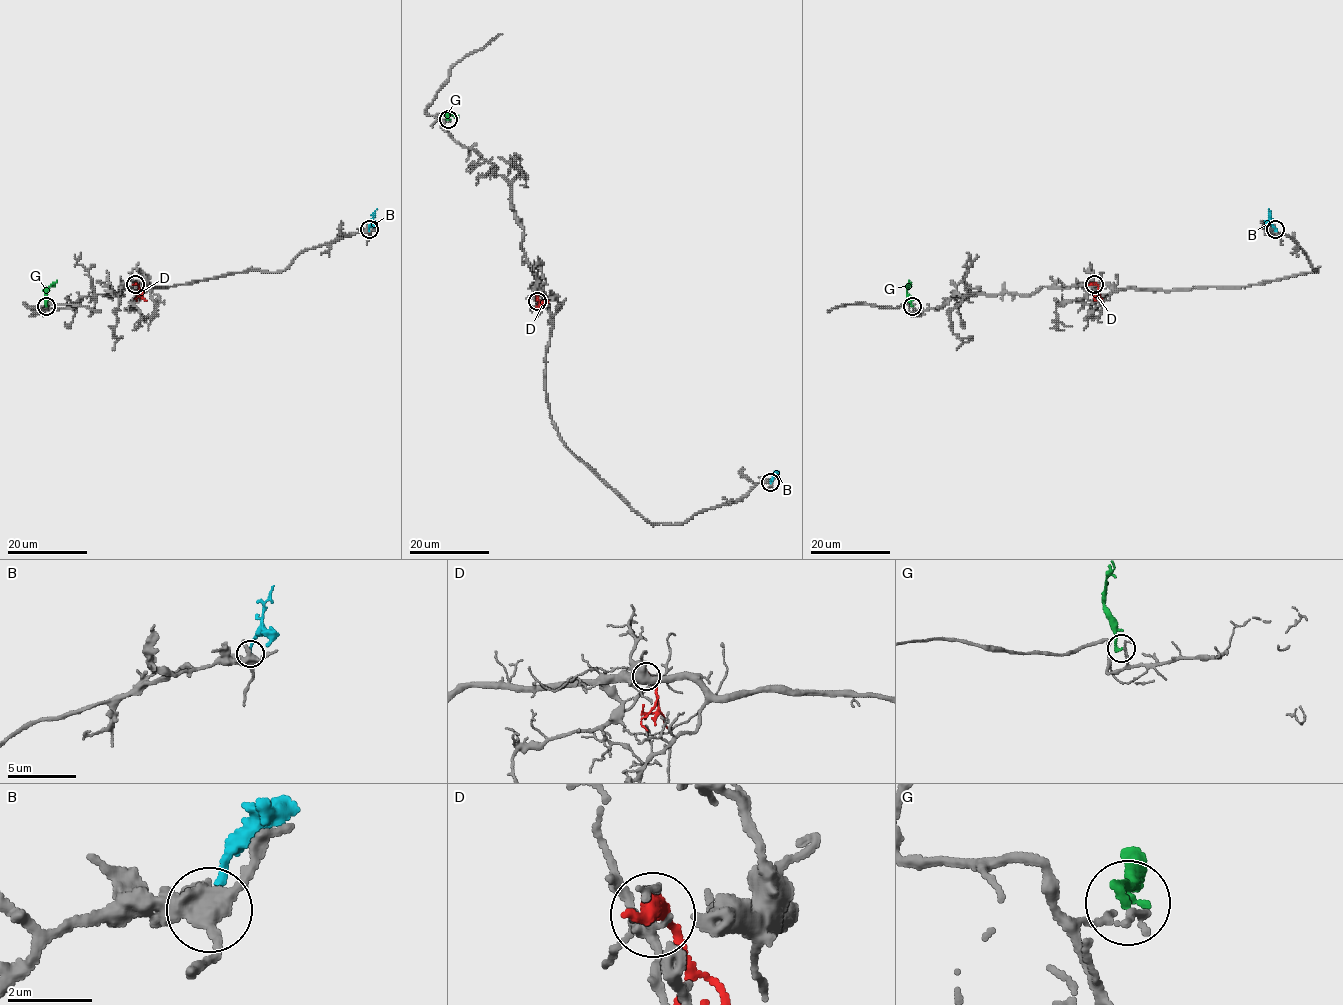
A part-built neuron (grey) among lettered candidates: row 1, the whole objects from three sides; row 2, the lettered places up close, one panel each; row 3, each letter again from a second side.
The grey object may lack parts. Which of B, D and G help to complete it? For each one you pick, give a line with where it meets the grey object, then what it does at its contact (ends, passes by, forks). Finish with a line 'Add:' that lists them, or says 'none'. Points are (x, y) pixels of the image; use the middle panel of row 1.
Add: none

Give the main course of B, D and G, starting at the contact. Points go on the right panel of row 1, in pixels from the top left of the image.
B: (1275, 229), (1270, 223), (1268, 209)
D: (1094, 284), (1097, 286), (1095, 300)
G: (912, 306), (907, 291), (909, 281)

